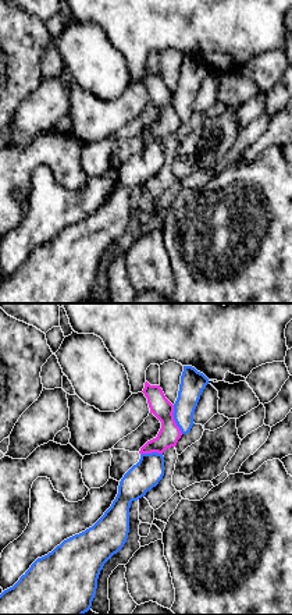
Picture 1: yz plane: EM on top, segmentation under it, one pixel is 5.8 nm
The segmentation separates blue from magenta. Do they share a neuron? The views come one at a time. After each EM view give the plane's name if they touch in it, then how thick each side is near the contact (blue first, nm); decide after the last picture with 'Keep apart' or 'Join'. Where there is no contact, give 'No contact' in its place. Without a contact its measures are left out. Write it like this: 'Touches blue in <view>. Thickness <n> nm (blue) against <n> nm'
Touches blue in yz. Thickness 140 nm (blue) against 120 nm

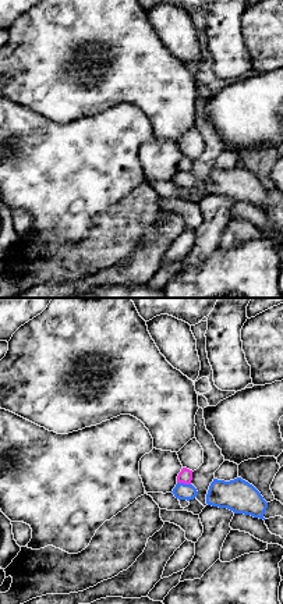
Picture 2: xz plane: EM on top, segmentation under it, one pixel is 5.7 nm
Touches blue in xz. Thickness 100 nm (blue) against 80 nm

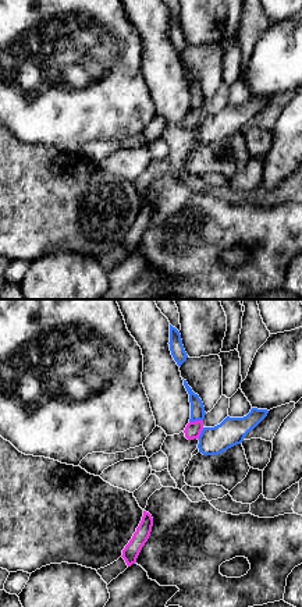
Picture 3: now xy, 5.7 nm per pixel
Touches blue in xy. Thickness 80 nm (blue) against 90 nm

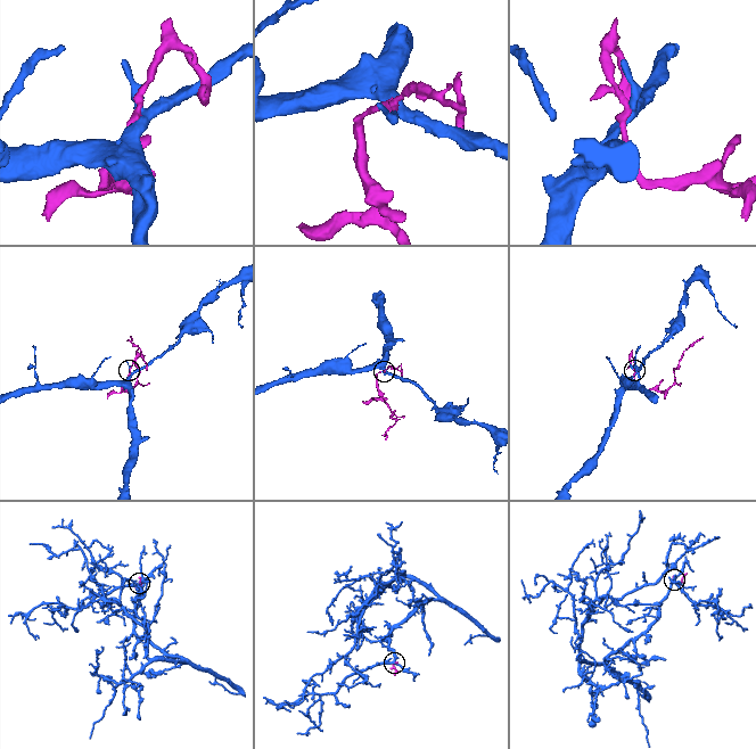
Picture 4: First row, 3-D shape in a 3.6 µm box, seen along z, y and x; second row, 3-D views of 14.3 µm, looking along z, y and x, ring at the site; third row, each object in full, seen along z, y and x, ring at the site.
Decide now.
Keep apart

